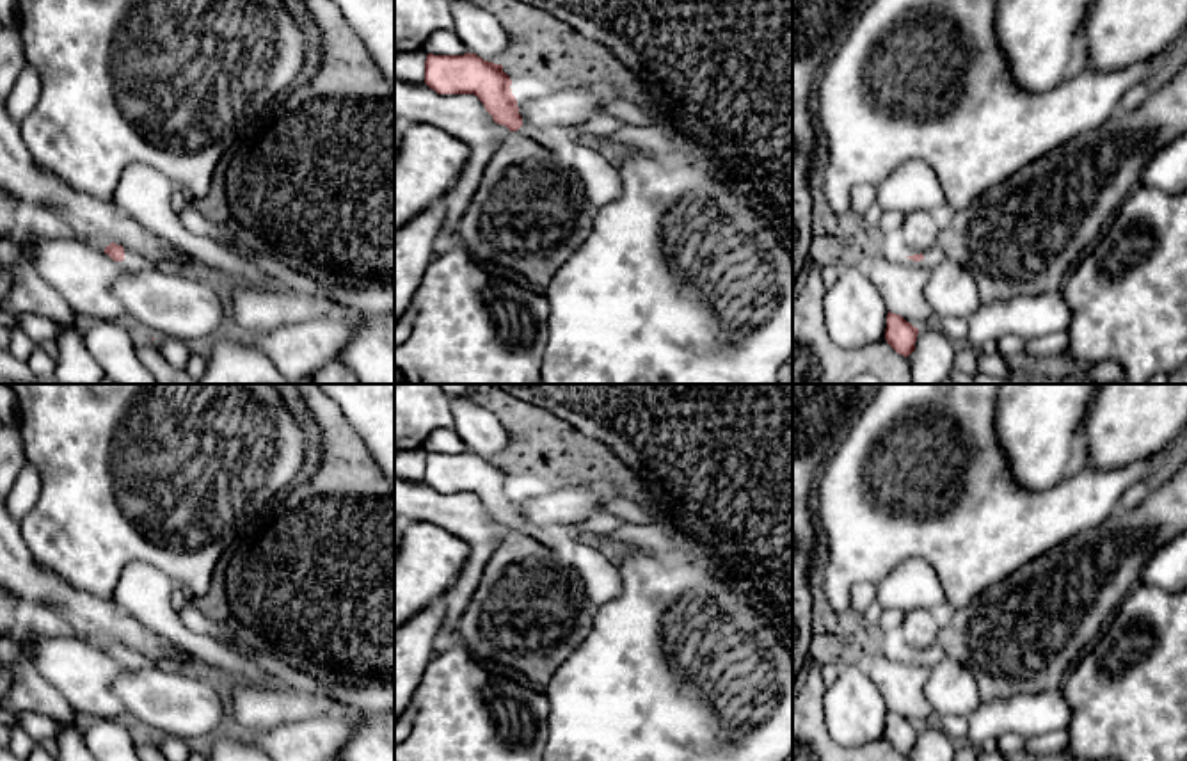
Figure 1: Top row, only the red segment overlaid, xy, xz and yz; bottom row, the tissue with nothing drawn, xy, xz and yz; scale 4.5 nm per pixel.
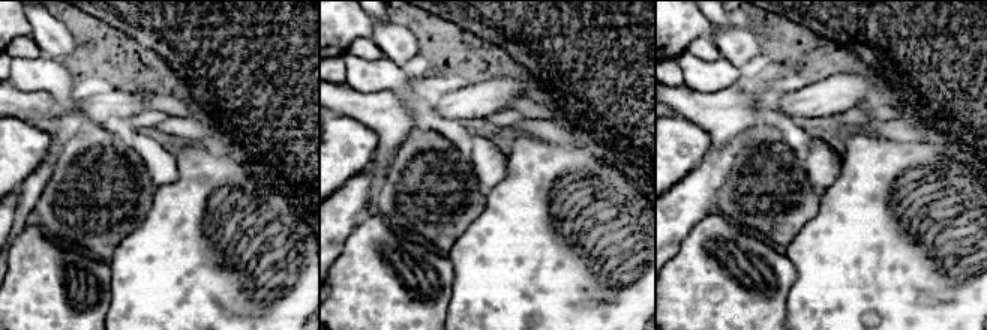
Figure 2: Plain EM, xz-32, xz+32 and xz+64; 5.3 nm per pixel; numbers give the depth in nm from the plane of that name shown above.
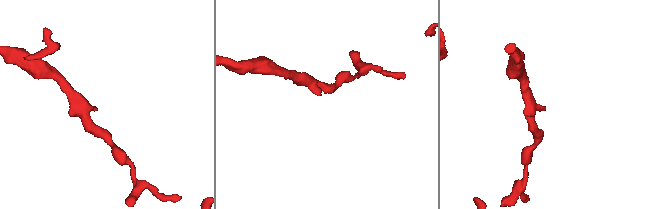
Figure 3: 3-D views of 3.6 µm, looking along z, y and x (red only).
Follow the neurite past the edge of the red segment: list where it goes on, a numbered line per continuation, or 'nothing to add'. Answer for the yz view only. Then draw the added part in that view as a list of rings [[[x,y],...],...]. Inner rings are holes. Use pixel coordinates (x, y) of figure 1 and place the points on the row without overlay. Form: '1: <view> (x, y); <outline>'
1: yz (933, 655); [[[933,644],[933,645],[926,647],[922,651],[922,654],[924,656],[920,660],[917,660],[917,661],[920,665],[924,665],[924,667],[929,667],[929,669],[938,665],[945,658],[945,654],[944,654],[944,651],[942,651],[942,647],[938,644]]]

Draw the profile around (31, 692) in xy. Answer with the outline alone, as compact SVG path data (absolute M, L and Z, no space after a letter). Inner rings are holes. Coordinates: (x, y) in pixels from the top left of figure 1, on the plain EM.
M16 665L9 693L0 701L0 718L18 725L20 713L37 713L55 722L75 724L69 702L32 667Z

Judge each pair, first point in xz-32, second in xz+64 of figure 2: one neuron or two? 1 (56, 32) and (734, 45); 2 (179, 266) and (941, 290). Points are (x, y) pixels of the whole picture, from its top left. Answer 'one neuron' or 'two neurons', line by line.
1: one neuron
2: one neuron

